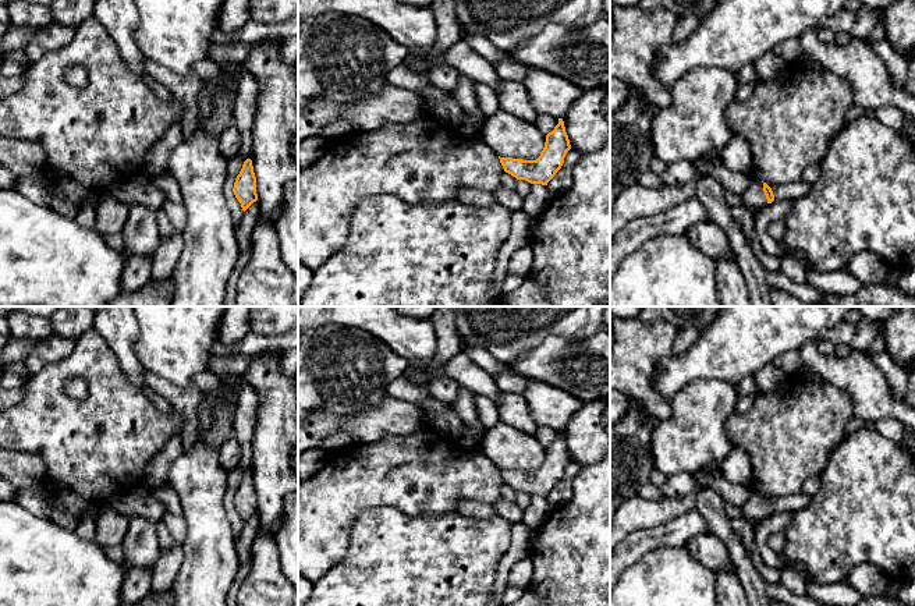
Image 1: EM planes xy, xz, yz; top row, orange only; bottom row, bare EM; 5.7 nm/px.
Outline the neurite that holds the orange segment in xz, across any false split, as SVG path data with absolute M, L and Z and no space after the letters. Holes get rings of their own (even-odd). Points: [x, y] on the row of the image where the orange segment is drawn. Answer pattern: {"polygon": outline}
{"polygon": "M563 118L552 132L546 135L545 148L536 160L522 160L513 157L500 157L506 173L517 180L525 180L531 184L547 185L564 163L567 152L571 149Z"}

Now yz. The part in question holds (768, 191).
{"polygon": "M755 178L755 181L746 188L746 191L741 195L742 203L749 210L758 209L774 201L774 195L772 188Z"}

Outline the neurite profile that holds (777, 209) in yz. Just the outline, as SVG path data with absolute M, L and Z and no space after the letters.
M777 199L772 203L753 209L755 233L758 234L758 240L763 251L780 261L785 256L785 254L781 244L769 235L767 227L772 222L781 220L790 215L794 202L794 199Z

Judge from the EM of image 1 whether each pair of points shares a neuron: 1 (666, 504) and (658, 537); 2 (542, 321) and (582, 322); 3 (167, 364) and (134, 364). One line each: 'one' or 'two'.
1: two
2: one
3: two

